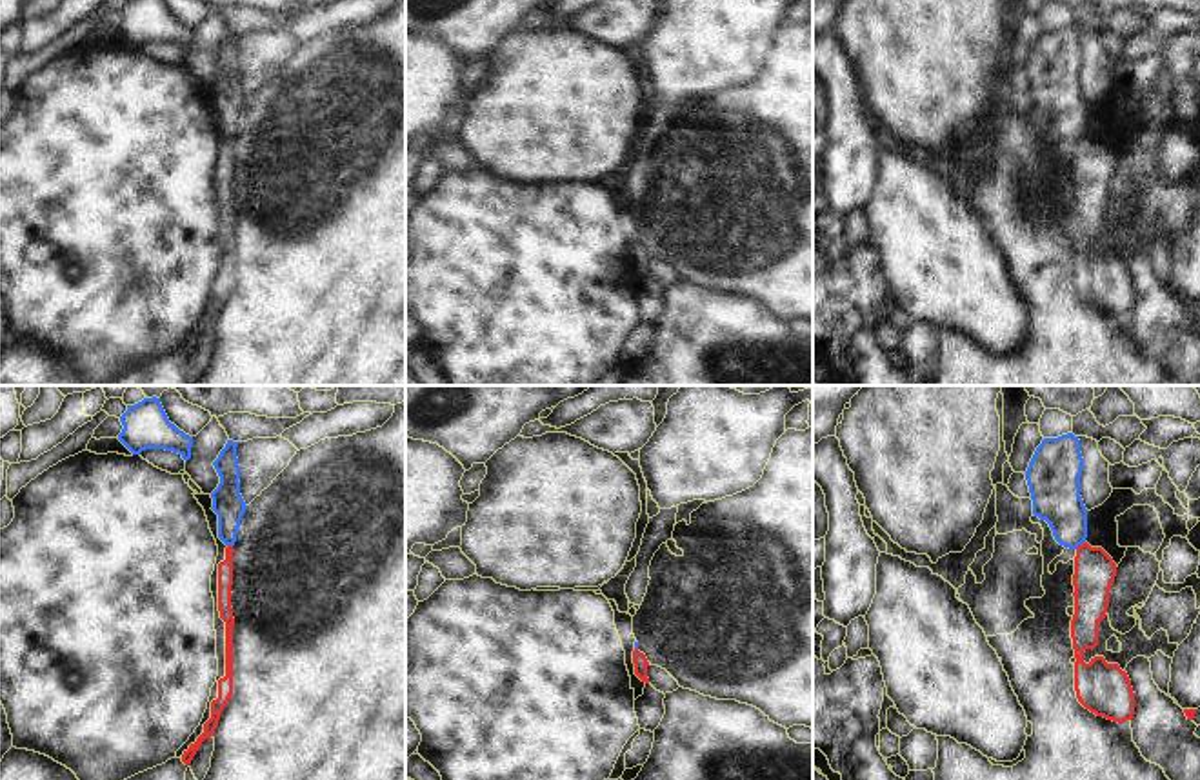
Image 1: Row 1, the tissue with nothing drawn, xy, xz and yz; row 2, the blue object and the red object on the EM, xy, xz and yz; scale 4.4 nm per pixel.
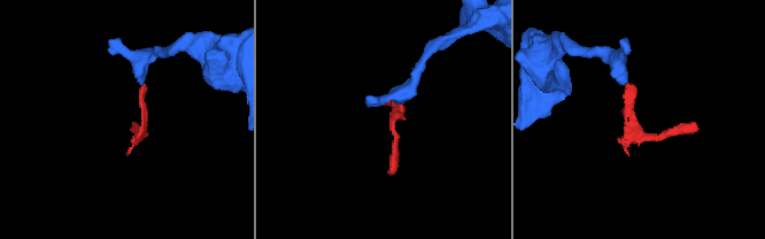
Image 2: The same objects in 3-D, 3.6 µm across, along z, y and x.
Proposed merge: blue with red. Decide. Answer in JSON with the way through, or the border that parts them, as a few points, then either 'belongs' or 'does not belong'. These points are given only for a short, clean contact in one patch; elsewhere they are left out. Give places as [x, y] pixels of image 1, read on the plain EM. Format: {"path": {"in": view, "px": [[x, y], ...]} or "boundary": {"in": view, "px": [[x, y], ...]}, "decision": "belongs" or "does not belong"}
{"boundary": {"in": "yz", "px": [[1084, 133], [1075, 140]]}, "decision": "does not belong"}

